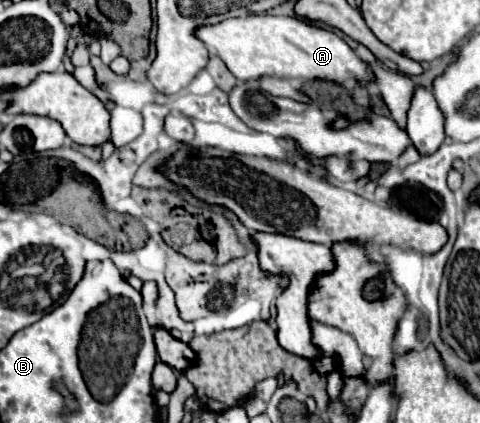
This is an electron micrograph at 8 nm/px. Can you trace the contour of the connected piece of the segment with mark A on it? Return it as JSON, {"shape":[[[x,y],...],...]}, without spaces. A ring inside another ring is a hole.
{"shape":[[[236,17],[206,29],[198,29],[198,39],[202,39],[210,53],[218,55],[240,81],[258,81],[266,75],[294,77],[304,81],[326,79],[340,85],[350,79],[358,81],[360,85],[370,85],[376,81],[372,67],[362,61],[342,37],[300,17]]]}

